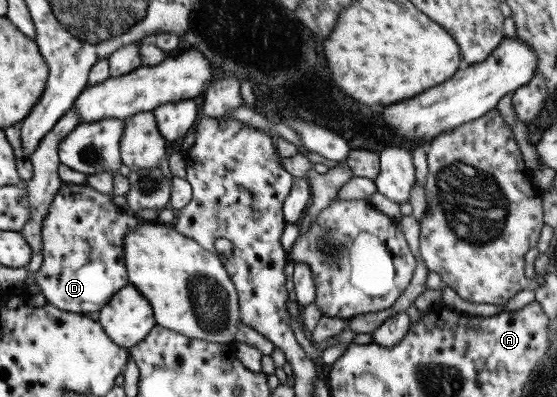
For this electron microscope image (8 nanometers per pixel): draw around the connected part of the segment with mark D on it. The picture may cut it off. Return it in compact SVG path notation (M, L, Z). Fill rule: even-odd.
M62 183L40 225L42 264L33 273L33 280L40 287L45 302L73 313L98 312L117 290L129 284L123 261L122 237L136 225L138 222L134 215L116 207L111 196L100 194L87 184Z

